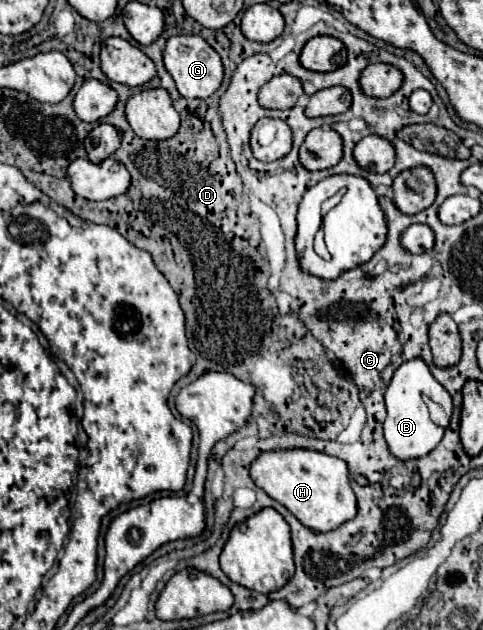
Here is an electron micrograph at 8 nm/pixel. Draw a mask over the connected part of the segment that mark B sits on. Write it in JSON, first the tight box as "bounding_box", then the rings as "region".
{"bounding_box":[384,358,452,460],"region":[[[422,358],[408,360],[396,368],[384,400],[386,400],[386,410],[388,410],[388,416],[384,420],[384,438],[390,446],[390,452],[396,458],[400,458],[400,460],[420,458],[436,448],[436,444],[444,436],[444,428],[438,426],[430,418],[430,410],[428,410],[426,402],[432,400],[432,402],[440,404],[446,410],[446,414],[450,416],[452,414],[452,398],[446,392],[446,388],[442,388],[442,384],[430,374],[430,370]]]}

